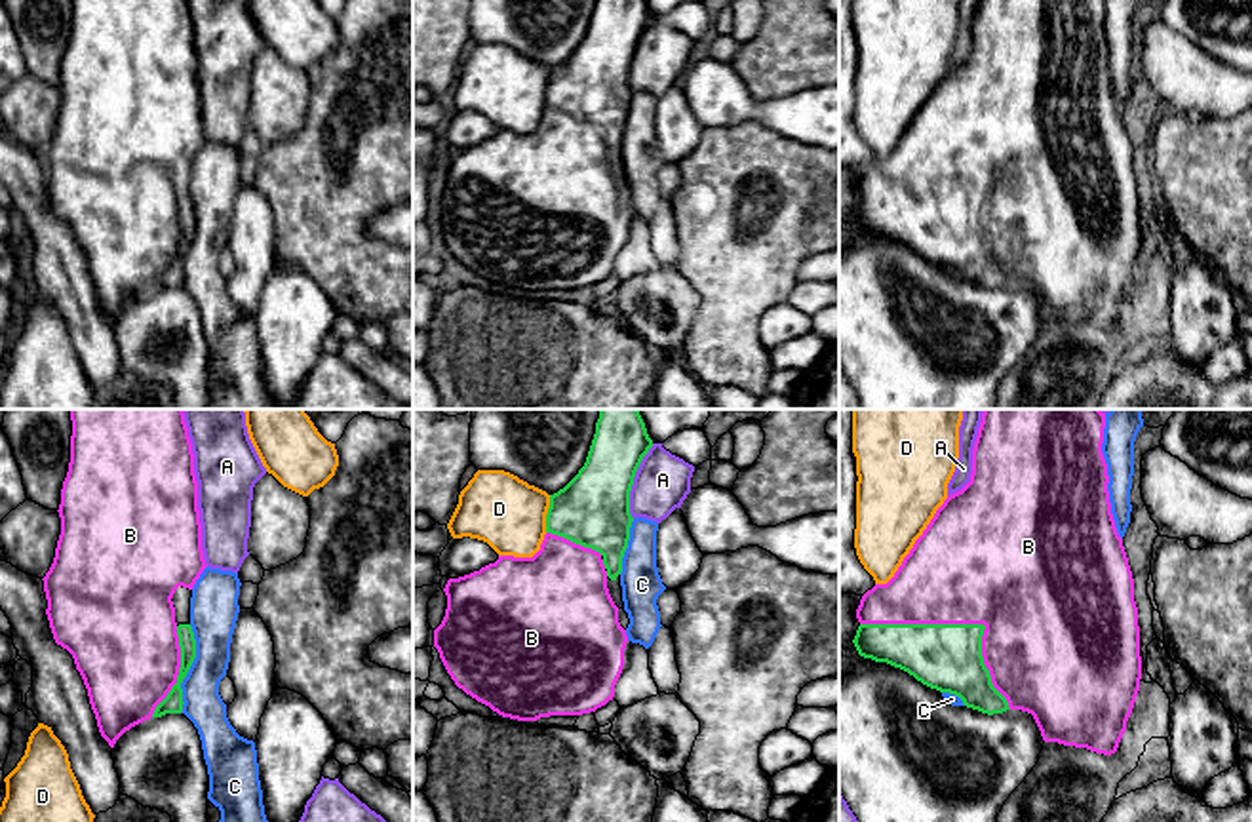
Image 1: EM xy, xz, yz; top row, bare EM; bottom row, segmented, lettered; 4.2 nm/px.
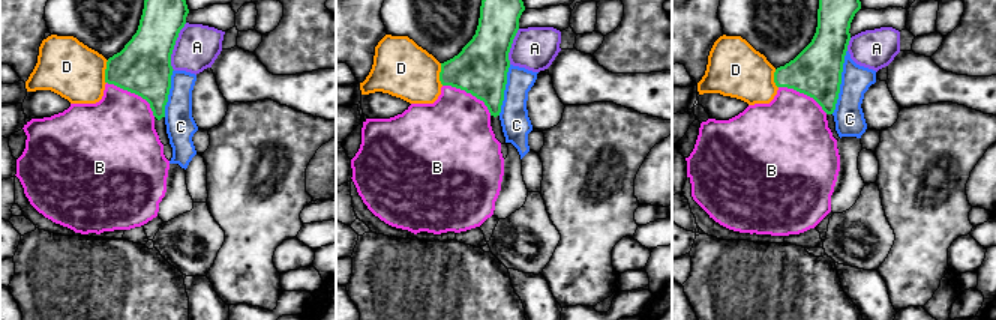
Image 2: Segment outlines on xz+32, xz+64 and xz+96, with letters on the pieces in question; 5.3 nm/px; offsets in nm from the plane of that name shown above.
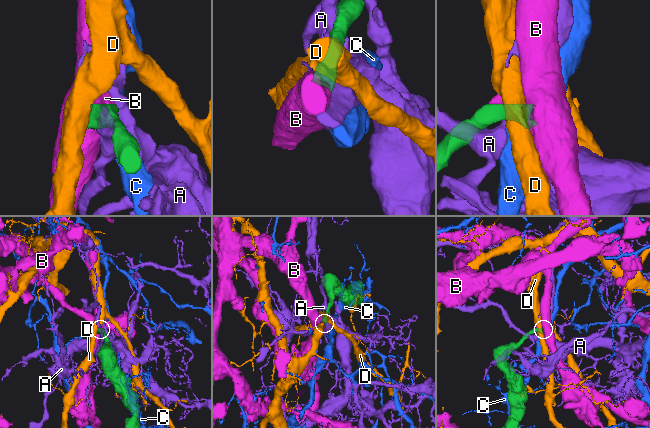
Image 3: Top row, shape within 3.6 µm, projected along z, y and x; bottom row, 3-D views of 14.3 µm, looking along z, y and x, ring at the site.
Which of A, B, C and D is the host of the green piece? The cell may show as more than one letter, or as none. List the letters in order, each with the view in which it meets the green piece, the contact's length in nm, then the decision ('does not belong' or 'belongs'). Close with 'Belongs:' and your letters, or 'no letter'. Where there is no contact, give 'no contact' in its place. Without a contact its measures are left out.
A: xz | 340 nm | does not belong
B: yz | 750 nm | belongs
C: xy | 380 nm | does not belong
D: xz | 160 nm | does not belong
Belongs: B

